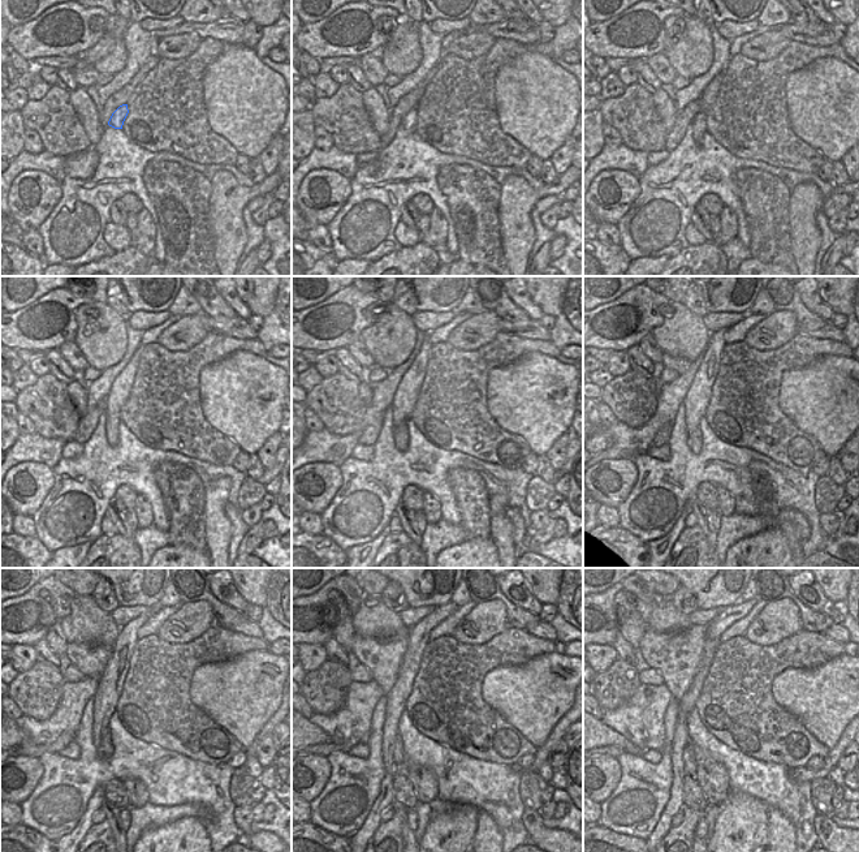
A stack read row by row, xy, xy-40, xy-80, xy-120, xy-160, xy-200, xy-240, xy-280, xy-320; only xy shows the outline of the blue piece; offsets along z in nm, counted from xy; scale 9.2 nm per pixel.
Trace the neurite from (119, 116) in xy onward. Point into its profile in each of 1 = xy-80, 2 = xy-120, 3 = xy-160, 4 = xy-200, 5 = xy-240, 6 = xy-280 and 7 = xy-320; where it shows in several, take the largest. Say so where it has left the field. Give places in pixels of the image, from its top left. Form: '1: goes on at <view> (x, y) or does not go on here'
1: goes on at xy-80 (698, 124)
2: goes on at xy-120 (112, 421)
3: goes on at xy-160 (401, 433)
4: goes on at xy-200 (694, 442)
5: goes on at xy-240 (104, 749)
6: goes on at xy-280 (397, 754)
7: goes on at xy-320 (689, 756)

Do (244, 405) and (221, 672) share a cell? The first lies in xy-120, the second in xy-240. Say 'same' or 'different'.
same

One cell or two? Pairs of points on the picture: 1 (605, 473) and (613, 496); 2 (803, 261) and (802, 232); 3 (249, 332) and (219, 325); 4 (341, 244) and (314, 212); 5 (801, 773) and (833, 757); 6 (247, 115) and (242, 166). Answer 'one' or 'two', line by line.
1: one
2: one
3: one
4: two
5: one
6: two

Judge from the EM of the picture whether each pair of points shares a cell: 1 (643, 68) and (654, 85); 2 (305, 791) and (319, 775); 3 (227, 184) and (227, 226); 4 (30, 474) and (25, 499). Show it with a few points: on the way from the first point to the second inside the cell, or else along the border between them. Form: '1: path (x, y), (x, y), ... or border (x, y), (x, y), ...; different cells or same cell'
1: path (643, 72), (650, 81); same cell
2: path (309, 787), (316, 779); same cell
3: path (224, 194), (225, 215); same cell
4: path (30, 481), (25, 486), (25, 493); same cell

